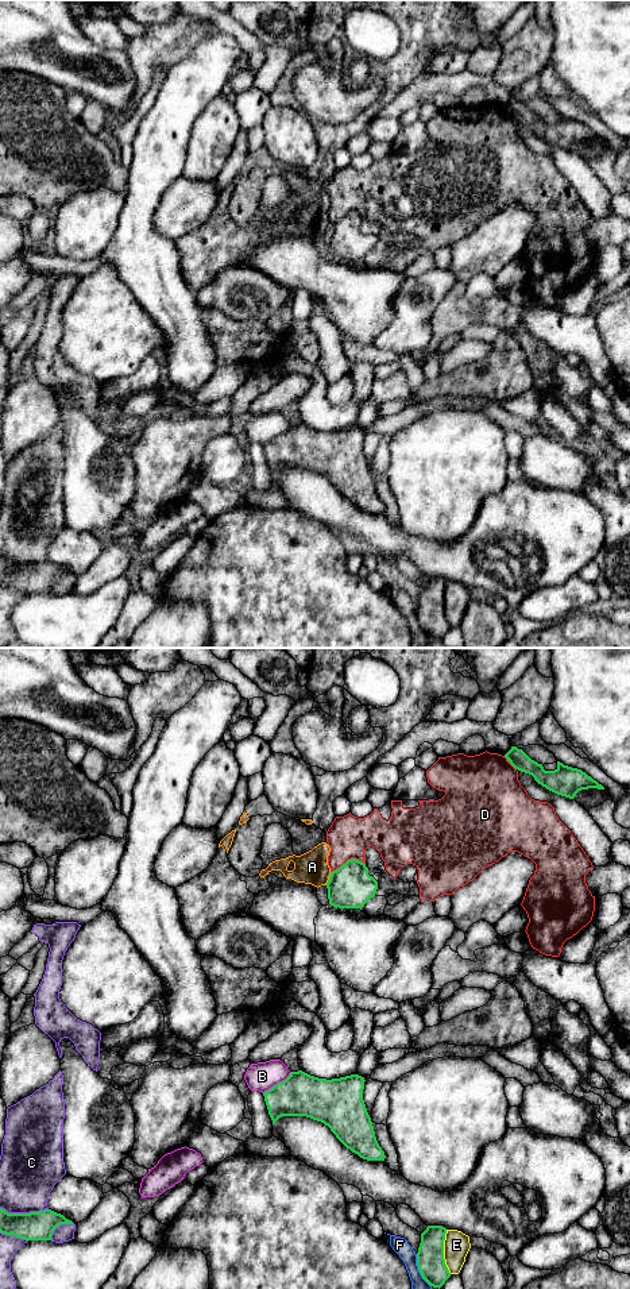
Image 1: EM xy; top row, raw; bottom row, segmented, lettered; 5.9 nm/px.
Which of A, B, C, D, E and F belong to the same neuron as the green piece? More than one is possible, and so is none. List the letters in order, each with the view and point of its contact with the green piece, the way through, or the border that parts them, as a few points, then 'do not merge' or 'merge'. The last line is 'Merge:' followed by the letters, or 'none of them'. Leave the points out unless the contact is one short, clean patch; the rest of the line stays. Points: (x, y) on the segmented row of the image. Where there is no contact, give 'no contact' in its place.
A: meets green in xy at (329, 879); border along xy (332, 872), (325, 884); do not merge
B: meets green in xy at (278, 1083); do not merge
C: meets green in xy at (24, 1214); do not merge
D: meets green in xy at (348, 860); do not merge
E: meets green in xy at (443, 1251); do not merge
F: meets green in xy at (418, 1269); do not merge
Merge: none of them

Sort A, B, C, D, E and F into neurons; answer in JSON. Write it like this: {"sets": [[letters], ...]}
{"sets": [["A"], ["B"], ["C"], ["D"], ["E"], ["F"]]}

